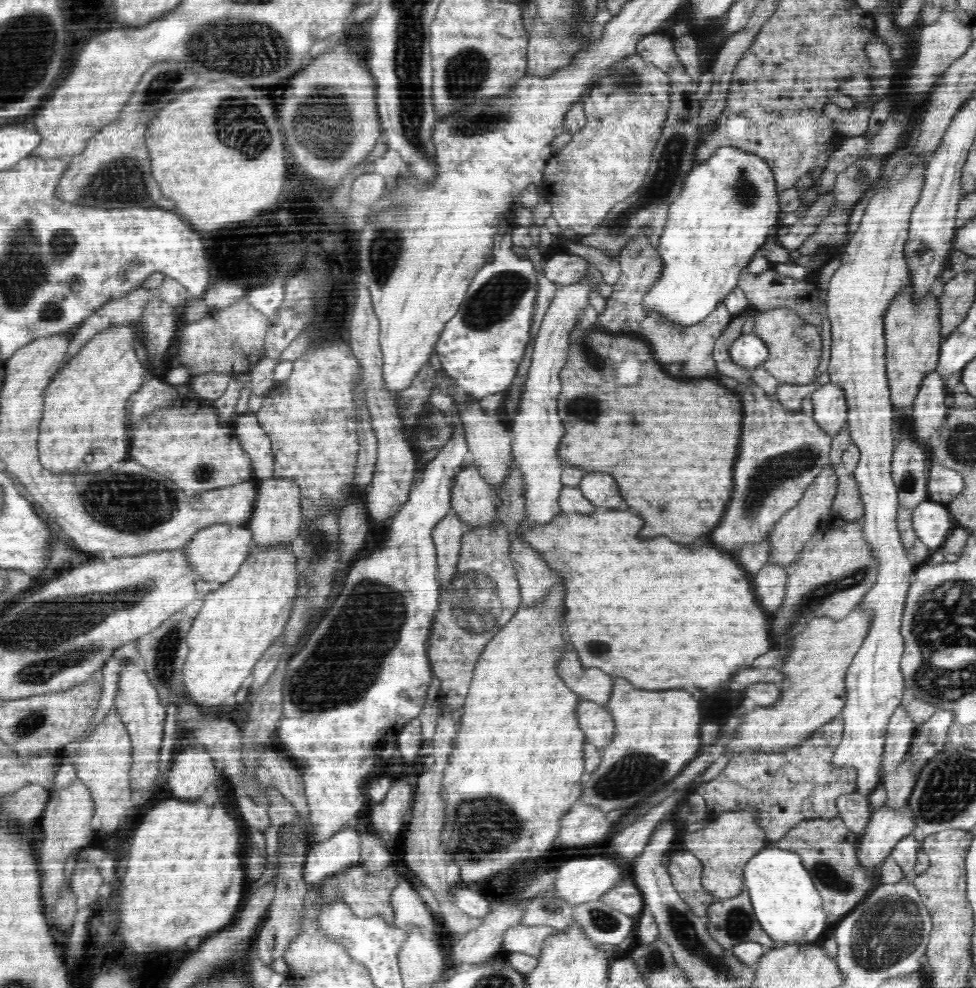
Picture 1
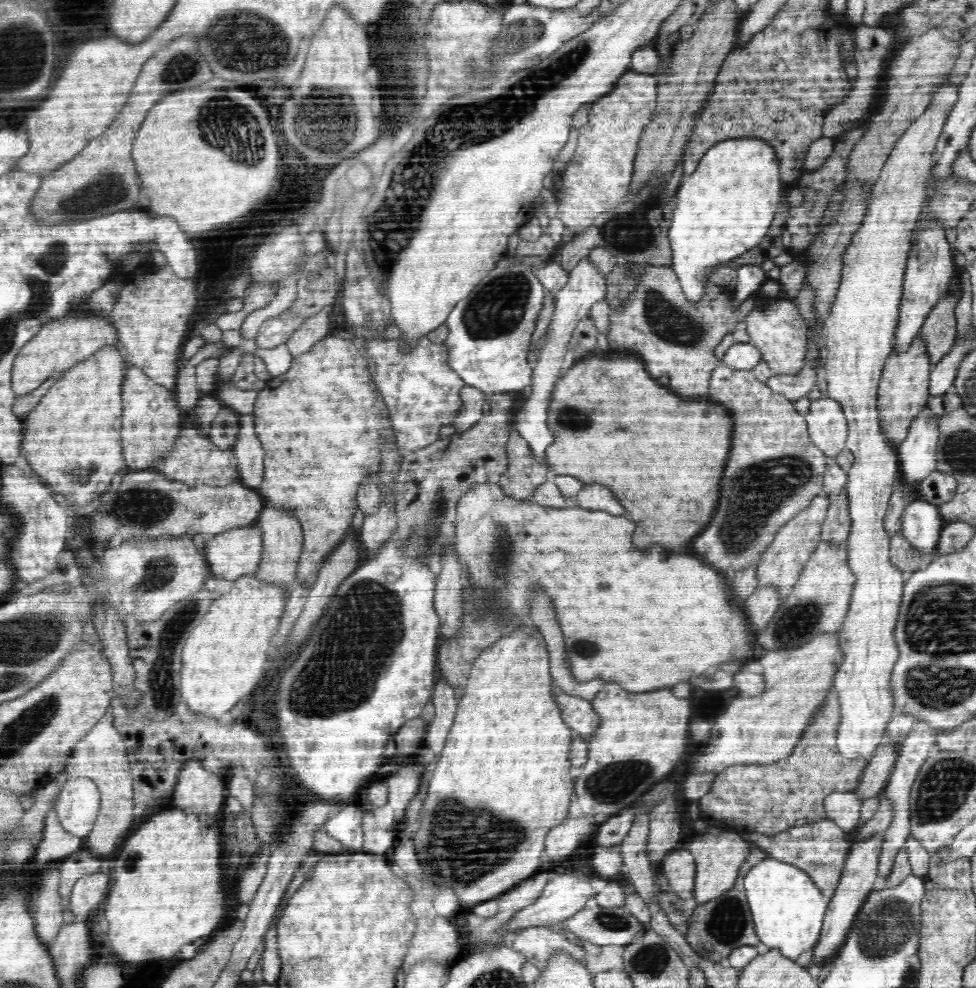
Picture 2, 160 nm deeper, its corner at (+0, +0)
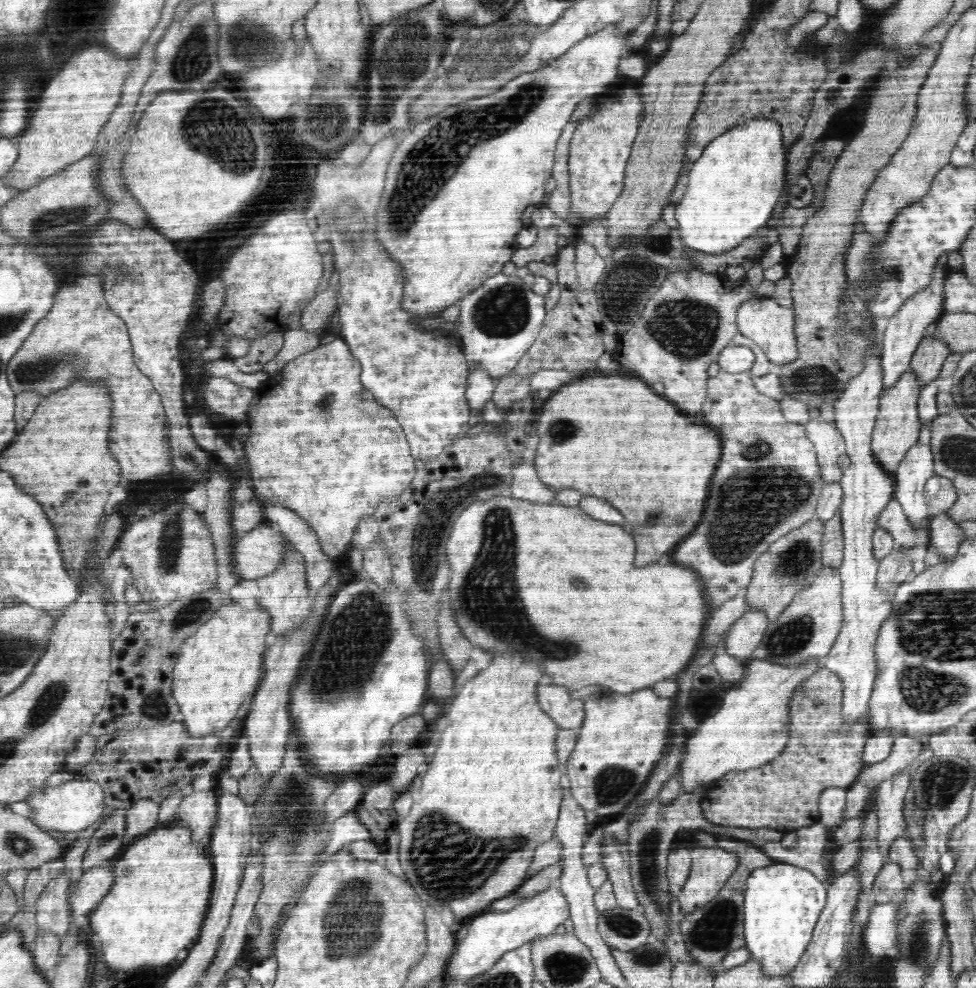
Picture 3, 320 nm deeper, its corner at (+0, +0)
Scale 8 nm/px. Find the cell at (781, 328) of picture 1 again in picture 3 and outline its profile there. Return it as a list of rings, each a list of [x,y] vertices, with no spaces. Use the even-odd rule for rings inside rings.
[[[751,299],[737,310],[737,327],[740,334],[754,341],[775,365],[786,365],[798,358],[799,349],[794,334],[795,314],[792,308],[777,304],[773,299]]]

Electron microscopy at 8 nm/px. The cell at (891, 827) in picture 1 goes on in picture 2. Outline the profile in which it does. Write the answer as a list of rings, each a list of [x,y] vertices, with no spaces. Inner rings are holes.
[[[883,832],[880,834],[872,834],[870,838],[864,838],[862,842],[854,842],[843,866],[843,871],[834,891],[828,902],[828,908],[823,918],[822,933],[818,942],[813,946],[812,957],[810,960],[811,966],[824,966],[826,962],[832,961],[840,952],[848,932],[852,929],[852,924],[862,908],[869,893],[873,890],[874,880],[876,880],[879,856],[881,852],[881,844],[884,842]]]

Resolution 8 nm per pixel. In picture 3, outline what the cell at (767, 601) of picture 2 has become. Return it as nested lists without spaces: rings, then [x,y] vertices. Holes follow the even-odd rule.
[[[748,609],[732,626],[726,638],[728,654],[746,662],[751,660],[754,650],[758,648],[769,625],[768,617],[761,610]]]

